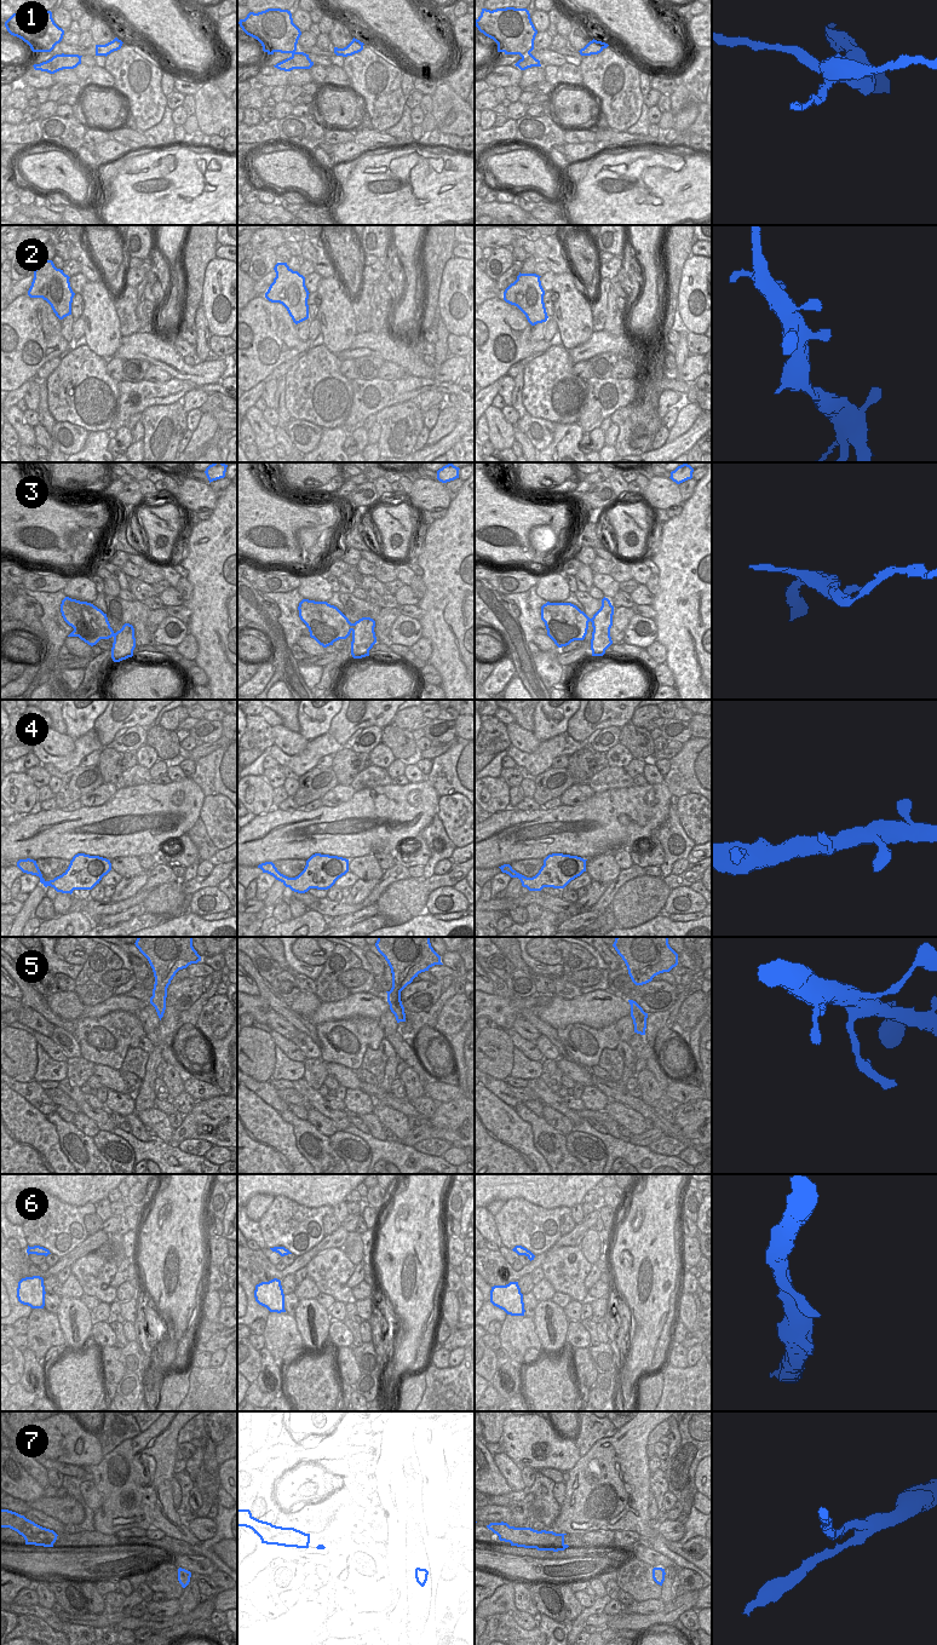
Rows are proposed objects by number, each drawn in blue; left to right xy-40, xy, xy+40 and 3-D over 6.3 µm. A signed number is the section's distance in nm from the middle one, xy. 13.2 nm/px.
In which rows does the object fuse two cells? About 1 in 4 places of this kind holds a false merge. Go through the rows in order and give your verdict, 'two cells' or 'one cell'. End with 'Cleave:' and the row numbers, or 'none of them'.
1: two cells
2: one cell
3: one cell
4: one cell
5: two cells
6: one cell
7: one cell
Cleave: 1, 5

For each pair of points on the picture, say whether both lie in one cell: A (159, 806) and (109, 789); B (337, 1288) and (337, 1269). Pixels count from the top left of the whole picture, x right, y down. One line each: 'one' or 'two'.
A: two
B: one

